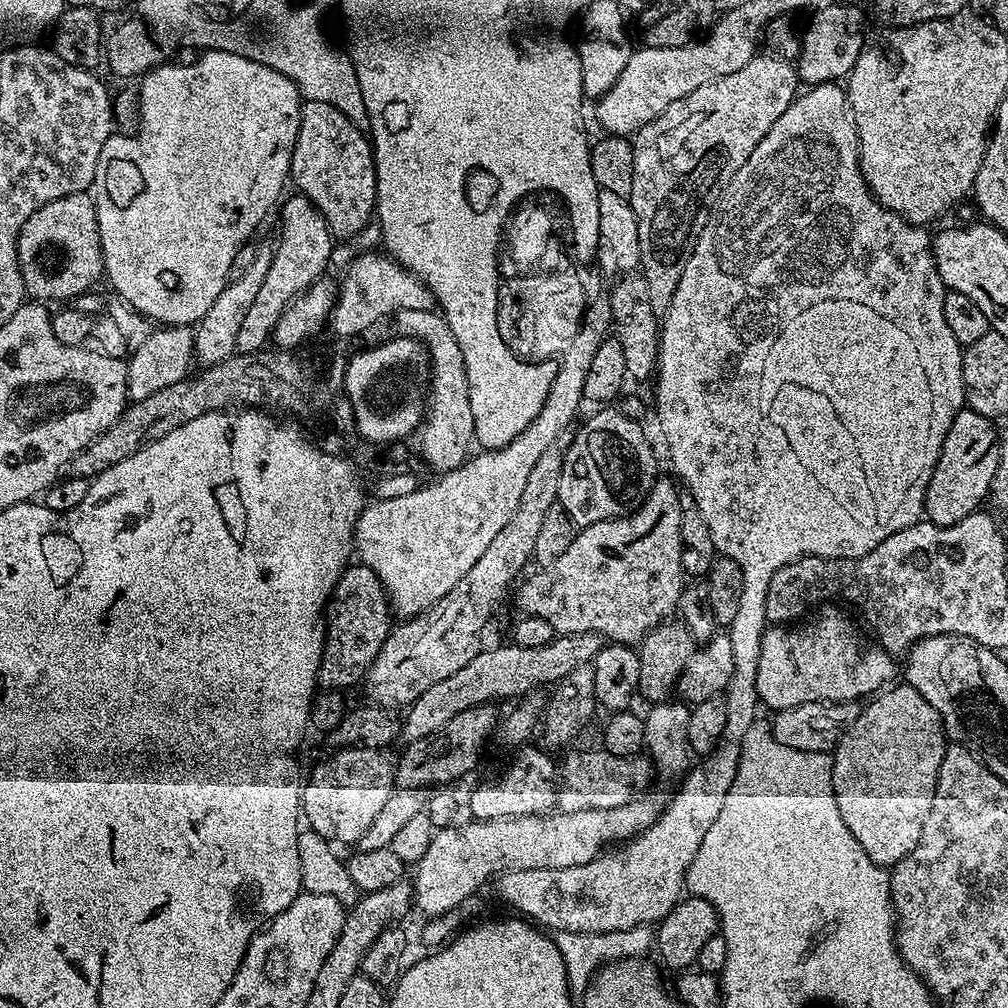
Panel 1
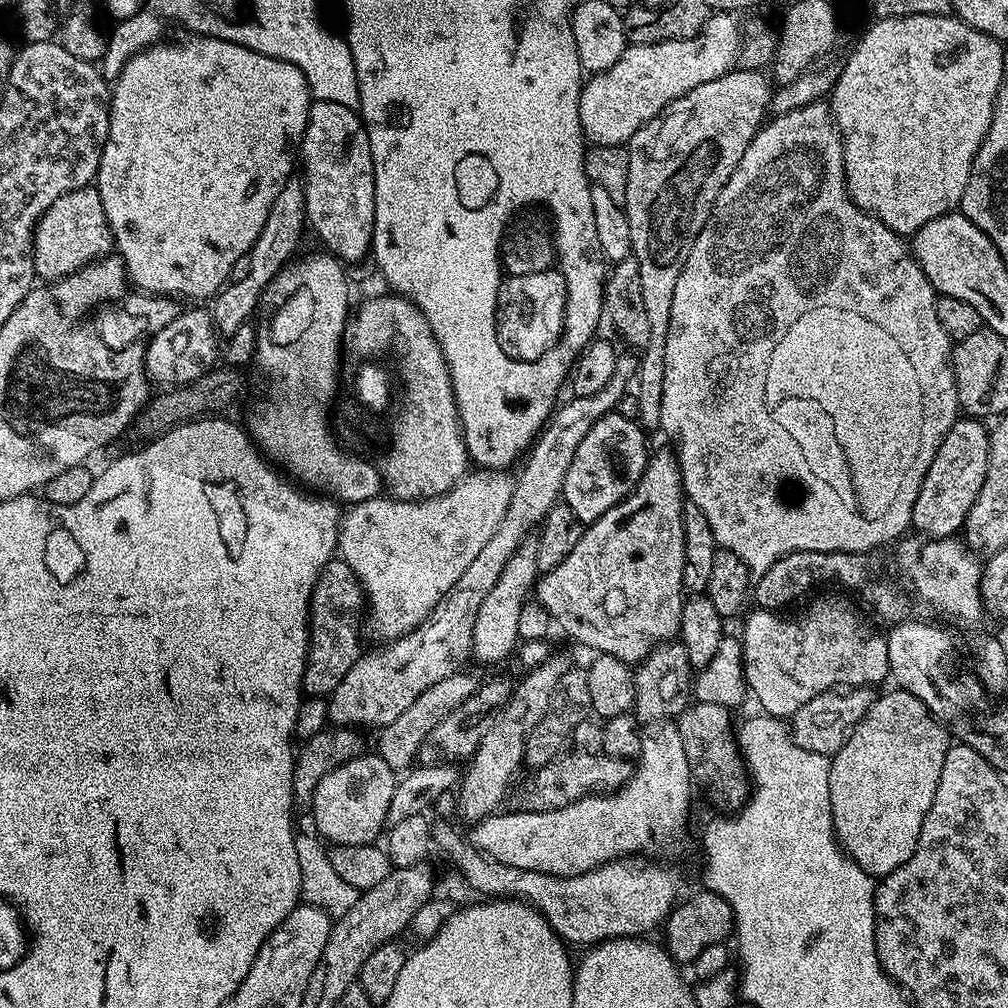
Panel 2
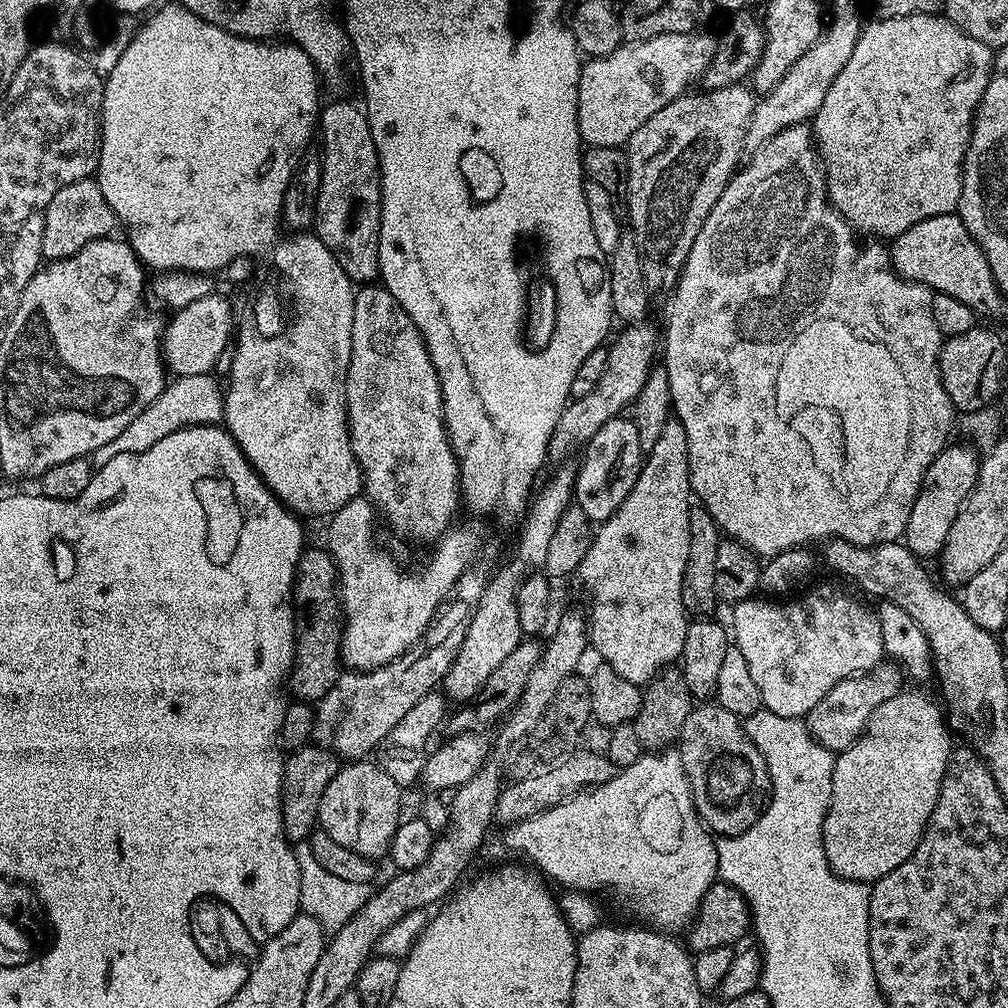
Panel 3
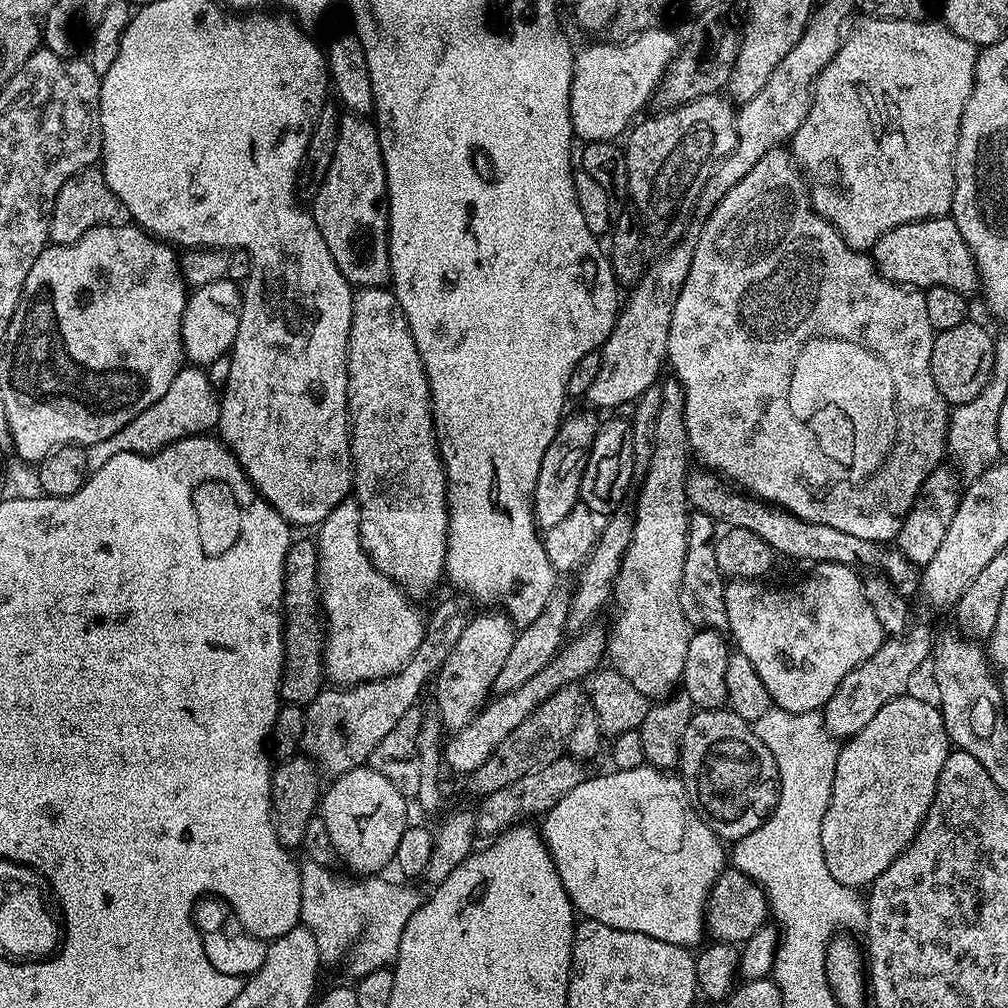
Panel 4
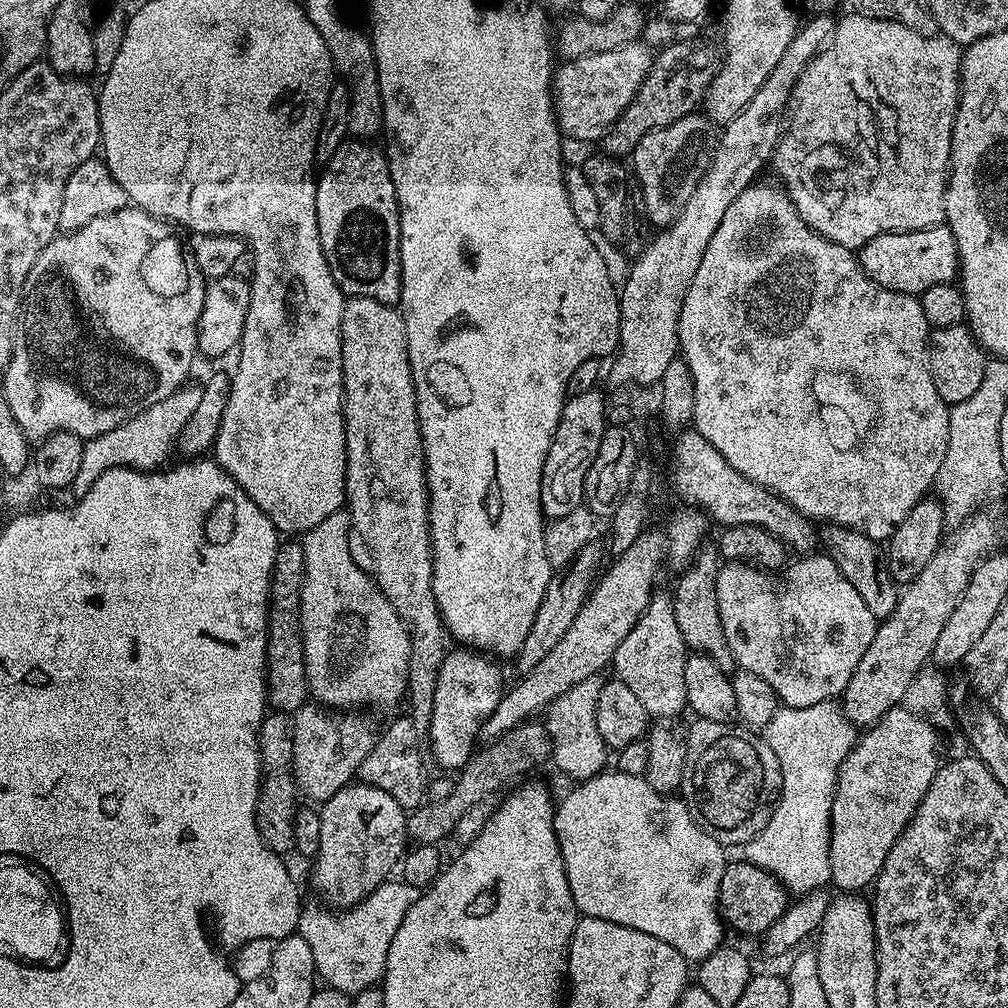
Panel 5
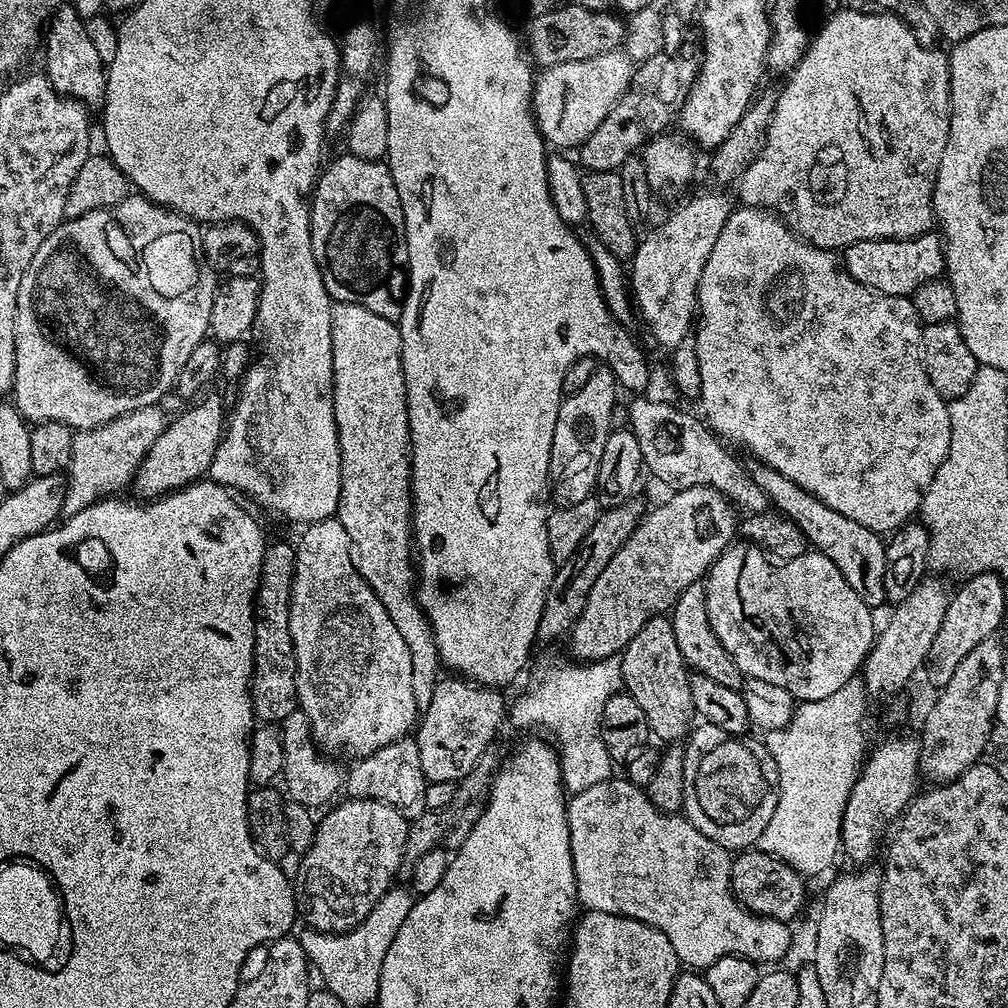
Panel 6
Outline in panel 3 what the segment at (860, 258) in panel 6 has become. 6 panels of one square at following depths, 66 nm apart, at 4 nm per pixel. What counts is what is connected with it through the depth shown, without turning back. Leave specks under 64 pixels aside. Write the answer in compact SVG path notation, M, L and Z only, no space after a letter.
M942 214L910 226L910 230L898 234L891 241L890 255L893 268L903 280L924 284L933 293L950 294L950 298L966 302L977 317L996 316L1006 304L1006 297L1000 293L1000 287L990 270L990 262L986 262L986 254L978 242L974 242L959 215Z

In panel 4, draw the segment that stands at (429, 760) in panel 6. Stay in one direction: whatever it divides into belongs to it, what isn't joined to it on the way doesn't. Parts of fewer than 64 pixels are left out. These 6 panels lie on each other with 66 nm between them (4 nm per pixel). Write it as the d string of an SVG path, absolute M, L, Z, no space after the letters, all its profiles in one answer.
M500 610L481 612L484 612L481 616L476 616L473 620L471 617L465 623L458 642L454 642L450 654L446 654L446 662L442 662L434 677L434 708L448 730L465 728L484 707L486 701L493 695L494 678L498 676L498 670L502 670L502 662L506 662L507 656L510 655L510 646L514 646L517 629L513 621Z

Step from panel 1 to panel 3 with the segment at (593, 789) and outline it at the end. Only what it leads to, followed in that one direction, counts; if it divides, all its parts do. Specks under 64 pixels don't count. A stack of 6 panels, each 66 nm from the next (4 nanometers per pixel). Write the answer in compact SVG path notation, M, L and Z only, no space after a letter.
M577 750L561 760L541 767L539 770L532 770L521 780L516 780L513 784L505 783L500 789L500 797L494 806L493 817L495 823L500 826L517 824L531 816L537 816L547 808L553 808L563 800L568 800L575 796L577 792L582 792L586 788L592 788L595 784L606 782L614 774L614 769L603 751L583 752Z

